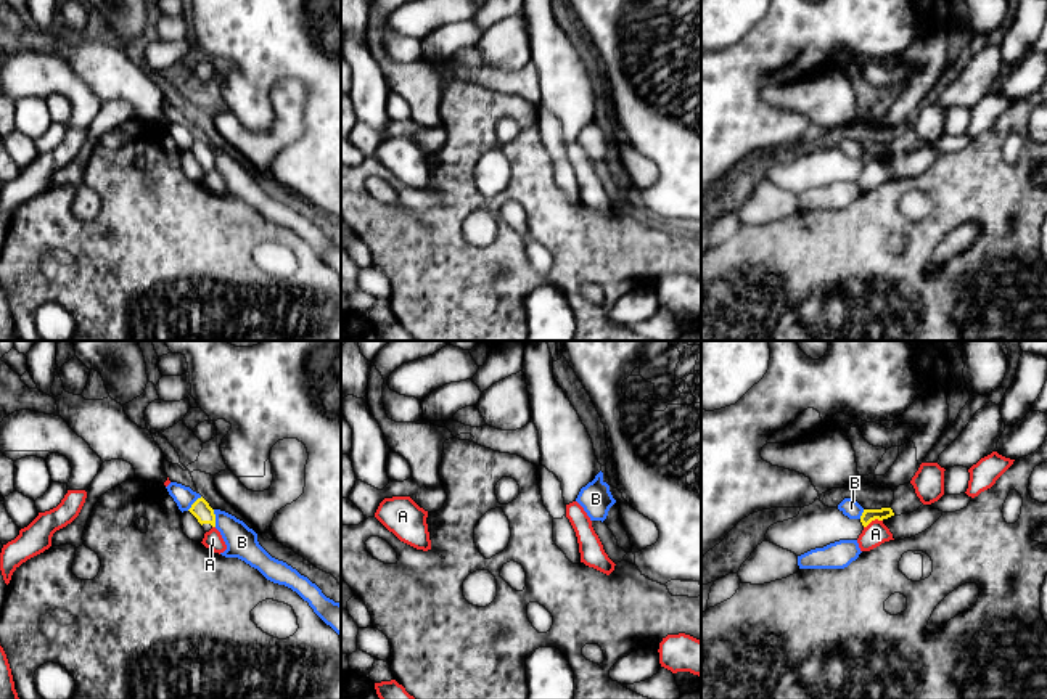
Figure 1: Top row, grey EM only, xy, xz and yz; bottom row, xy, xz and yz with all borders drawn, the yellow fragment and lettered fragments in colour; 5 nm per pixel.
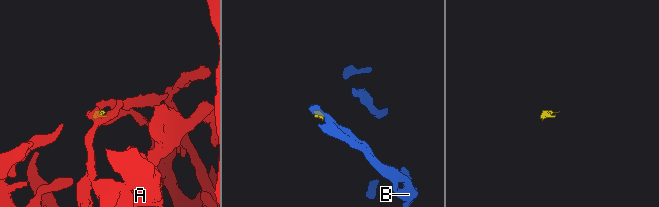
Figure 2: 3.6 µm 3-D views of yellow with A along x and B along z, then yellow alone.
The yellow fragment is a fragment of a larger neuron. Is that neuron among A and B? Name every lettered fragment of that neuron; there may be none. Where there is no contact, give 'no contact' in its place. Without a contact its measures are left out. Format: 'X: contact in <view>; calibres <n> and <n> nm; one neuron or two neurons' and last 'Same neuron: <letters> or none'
A: contact in yz; calibres 70 and 120 nm; two neurons
B: contact in xy; calibres 90 and 160 nm; two neurons
Same neuron: none

